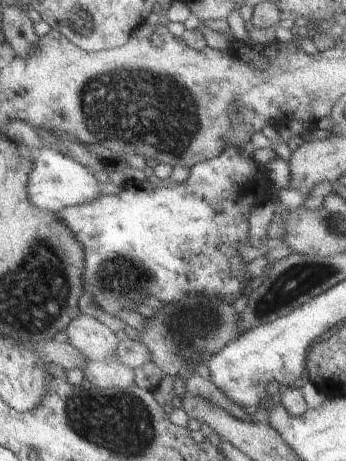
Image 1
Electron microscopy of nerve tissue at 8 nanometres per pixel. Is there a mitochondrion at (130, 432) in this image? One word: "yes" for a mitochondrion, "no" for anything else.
yes

